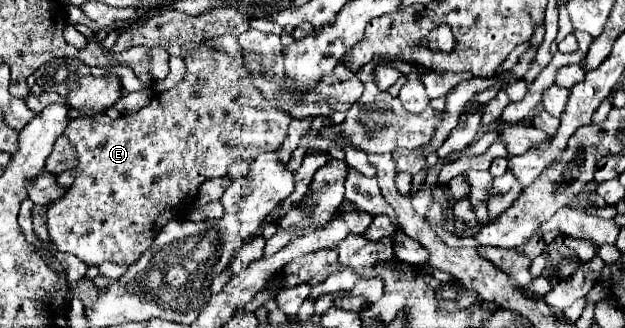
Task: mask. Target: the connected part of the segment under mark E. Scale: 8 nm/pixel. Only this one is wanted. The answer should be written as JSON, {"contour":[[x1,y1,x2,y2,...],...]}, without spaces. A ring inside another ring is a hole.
{"contour":[[199,46,197,50,193,50,189,56,185,56,185,64,187,64,187,74,185,74,185,80,179,82,175,88,167,90,167,92,161,92,157,96,153,96,153,100,141,108,139,112,135,114,123,114,121,118,117,120,111,120,111,118,103,118,103,116,97,116,97,120,85,120,85,118,79,118,79,120,71,120,67,124,67,130,65,130,65,136,69,138,69,142,75,146,77,150,77,156,79,156,79,164,77,164,77,170,81,172,77,176,77,180,67,188,67,194,53,202,49,206,49,212,47,212,47,218,49,218,49,236,55,240,57,244,57,250,61,252,71,252,75,254,79,260,83,260,85,264,89,266,99,266,101,262,109,260,109,262,117,262,117,264,127,264,131,266,133,262,139,260,139,256,151,246,153,238,157,236,157,232,169,222,175,218,175,212,169,212,173,210,175,206,185,206,185,204,191,204,199,192,199,186,209,180,209,178,219,178,219,176,225,176,227,170,229,170,229,164,231,164,231,154,239,156,239,158,245,158,245,160,253,160,257,158,259,154,265,154,265,152,273,152,277,150,277,146,283,142,283,138,287,136,287,126,291,122,291,116,285,116,281,112,275,110,273,102,265,100,257,88,253,86,249,74,245,72,243,64,239,62,239,58,231,58,223,52,215,52,207,46]]}

